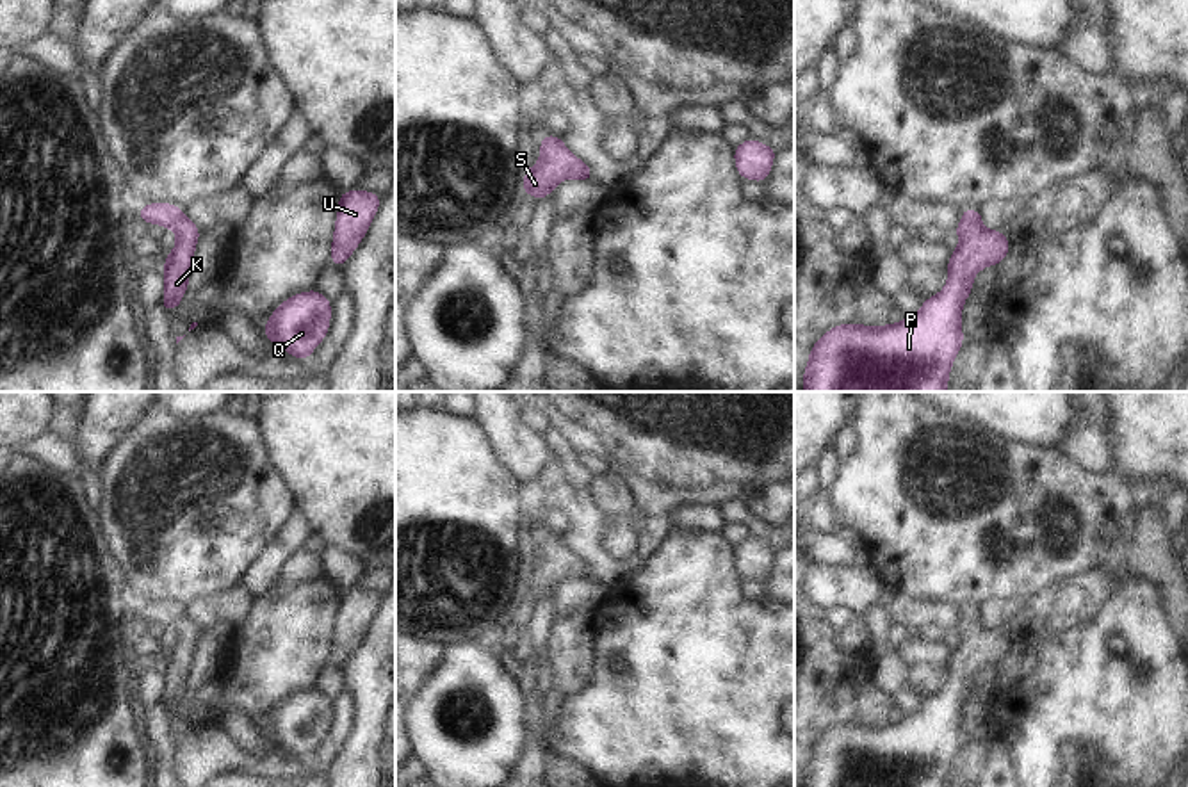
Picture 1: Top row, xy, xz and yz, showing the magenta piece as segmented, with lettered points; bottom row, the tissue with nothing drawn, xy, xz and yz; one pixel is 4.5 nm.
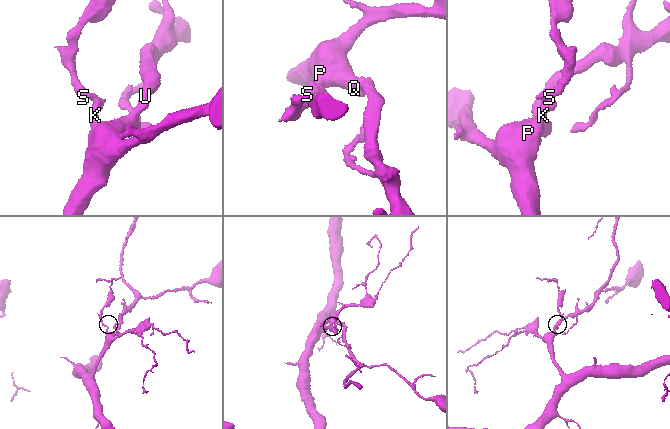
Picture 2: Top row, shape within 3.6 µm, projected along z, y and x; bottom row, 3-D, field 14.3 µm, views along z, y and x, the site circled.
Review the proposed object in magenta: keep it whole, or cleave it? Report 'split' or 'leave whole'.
leave whole

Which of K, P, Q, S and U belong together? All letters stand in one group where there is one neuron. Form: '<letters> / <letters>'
K P Q S U

